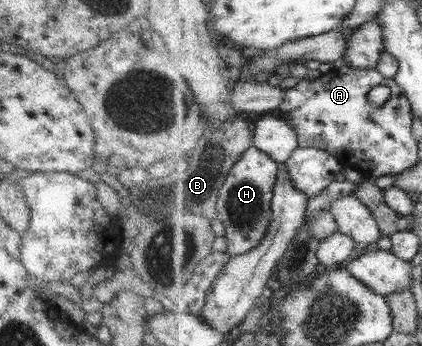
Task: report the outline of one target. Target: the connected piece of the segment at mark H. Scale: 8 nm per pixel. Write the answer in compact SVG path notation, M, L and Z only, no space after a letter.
M253 145L244 152L240 161L230 172L217 203L218 220L224 226L226 251L230 253L230 258L252 251L266 237L270 225L274 222L272 204L280 170L280 163L275 162L268 154L264 154Z

